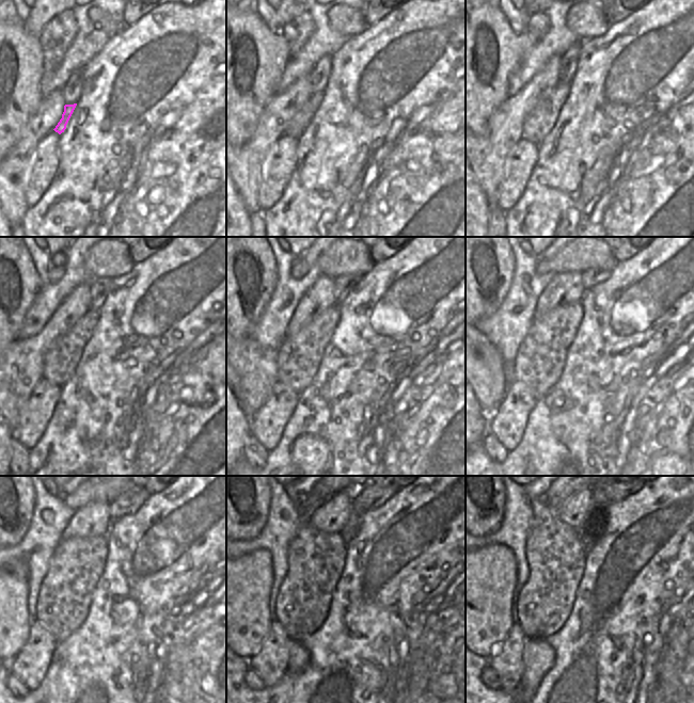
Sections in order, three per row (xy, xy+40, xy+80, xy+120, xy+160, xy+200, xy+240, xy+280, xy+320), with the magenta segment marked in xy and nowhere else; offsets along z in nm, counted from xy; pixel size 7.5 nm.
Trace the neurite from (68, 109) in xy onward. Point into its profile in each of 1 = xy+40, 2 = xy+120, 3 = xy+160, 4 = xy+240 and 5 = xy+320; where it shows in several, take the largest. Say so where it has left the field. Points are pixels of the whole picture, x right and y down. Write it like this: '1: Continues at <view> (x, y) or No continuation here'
1: Continues at xy+40 (297, 126)
2: Continues at xy+120 (61, 360)
3: Continues at xy+160 (299, 355)
4: Continues at xy+240 (65, 593)
5: Continues at xy+320 (555, 558).

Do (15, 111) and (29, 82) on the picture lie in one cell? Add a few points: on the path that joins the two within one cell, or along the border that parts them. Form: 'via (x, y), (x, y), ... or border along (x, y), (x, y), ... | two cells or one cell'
via (12, 104), (12, 99), (21, 90) | one cell

